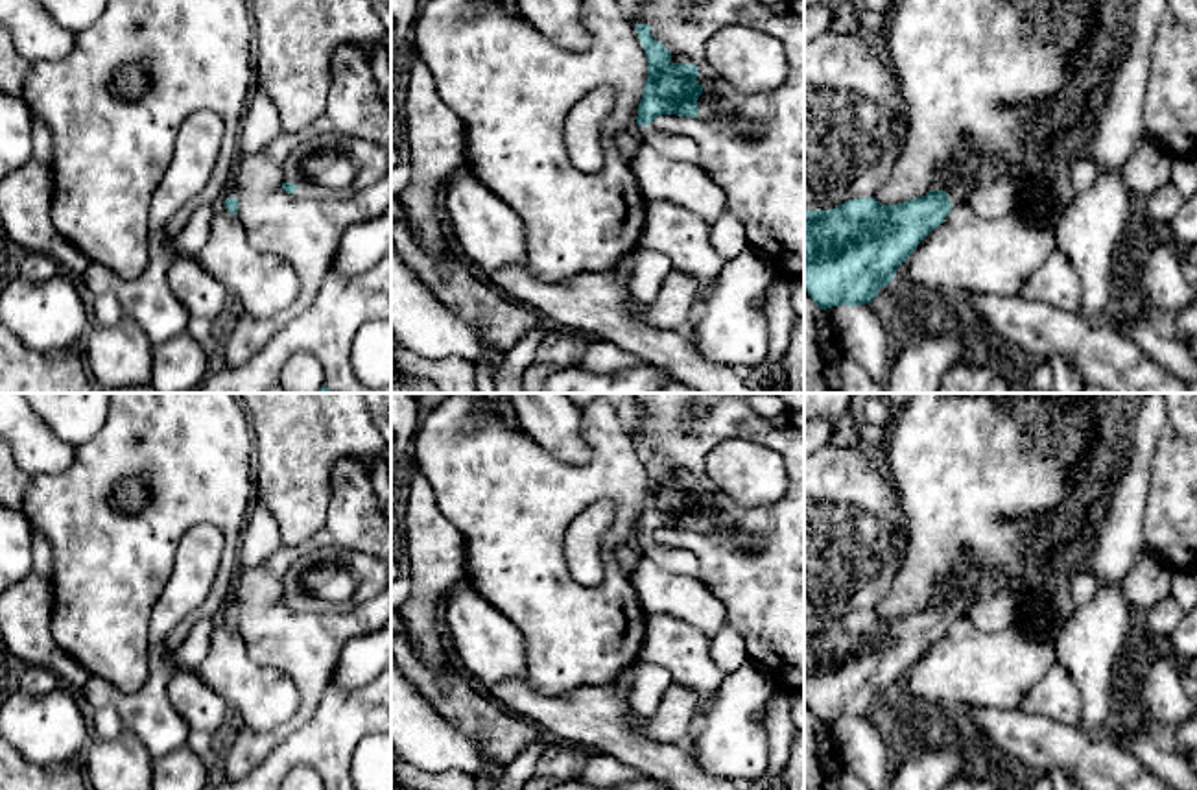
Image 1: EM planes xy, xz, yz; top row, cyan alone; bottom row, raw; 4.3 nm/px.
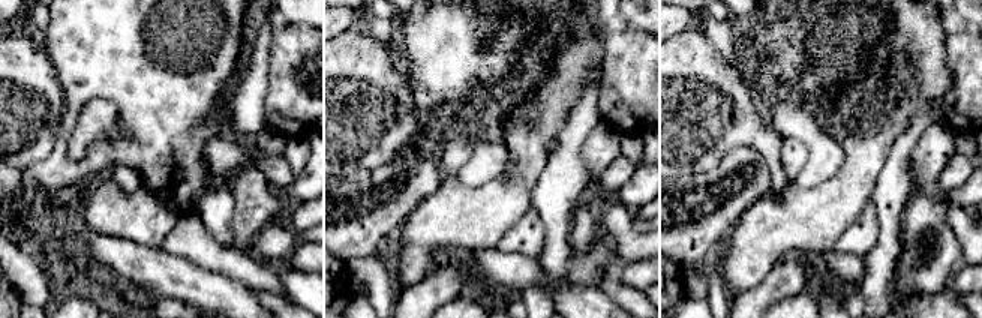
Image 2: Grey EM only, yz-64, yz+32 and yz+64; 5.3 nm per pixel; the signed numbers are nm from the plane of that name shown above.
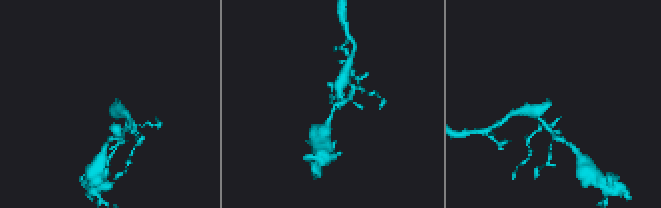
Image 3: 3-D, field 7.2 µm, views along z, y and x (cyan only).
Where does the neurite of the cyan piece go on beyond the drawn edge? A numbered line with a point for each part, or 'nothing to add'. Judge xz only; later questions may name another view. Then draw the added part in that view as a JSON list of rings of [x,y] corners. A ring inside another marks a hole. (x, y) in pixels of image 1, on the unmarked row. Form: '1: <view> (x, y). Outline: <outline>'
1: xz (705, 519). Outline: [[[697,487],[697,495],[703,500],[703,508],[697,513],[697,533],[714,533],[714,526],[712,526],[712,515],[708,513],[708,508],[714,504],[714,497],[705,493],[703,487]]]
2: xz (681, 562). Outline: [[[640,539],[640,557],[646,557],[664,570],[701,578],[701,565],[688,550],[666,550],[651,539]]]

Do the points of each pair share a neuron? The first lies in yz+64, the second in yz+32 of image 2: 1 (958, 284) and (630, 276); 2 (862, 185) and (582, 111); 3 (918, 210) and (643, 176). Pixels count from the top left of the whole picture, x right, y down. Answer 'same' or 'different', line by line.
1: same
2: different
3: same

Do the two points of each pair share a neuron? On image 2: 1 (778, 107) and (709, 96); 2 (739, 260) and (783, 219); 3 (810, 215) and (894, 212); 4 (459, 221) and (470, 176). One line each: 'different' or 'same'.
1: different
2: same
3: different
4: different

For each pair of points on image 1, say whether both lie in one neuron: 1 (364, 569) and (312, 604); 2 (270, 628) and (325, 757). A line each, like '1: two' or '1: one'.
1: one
2: two

